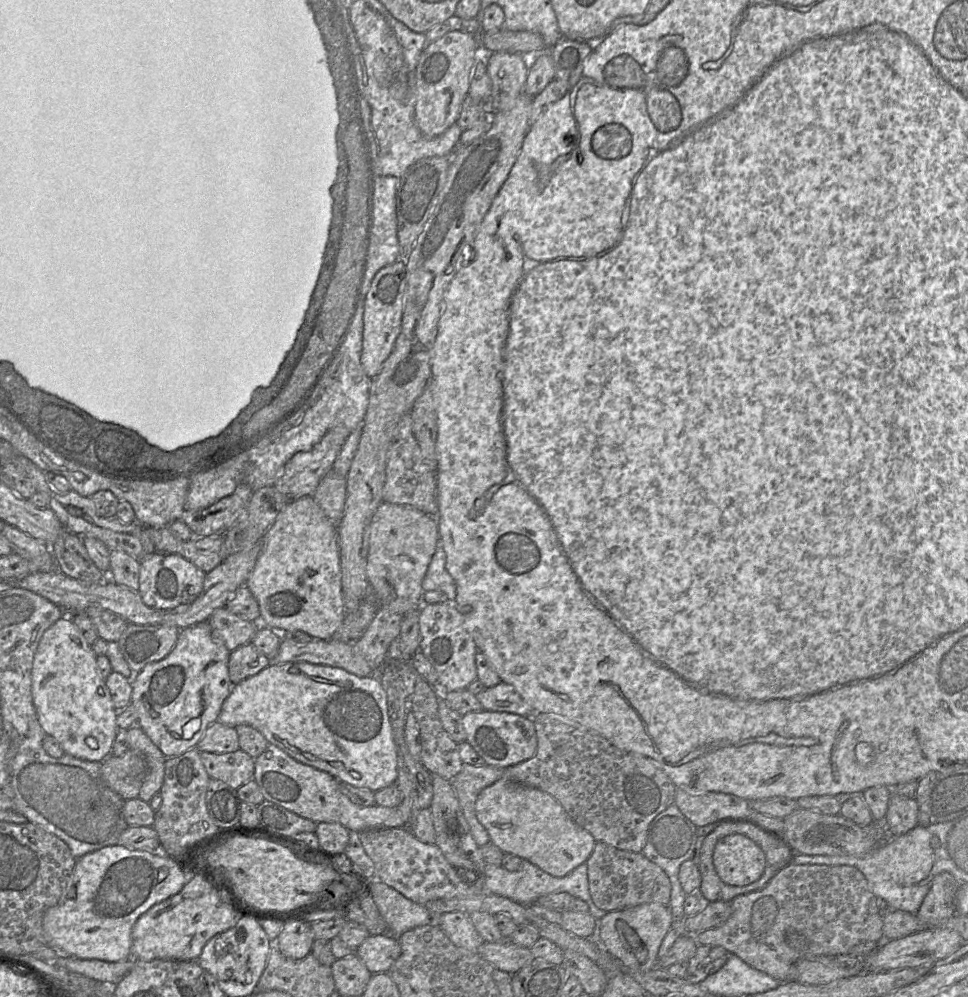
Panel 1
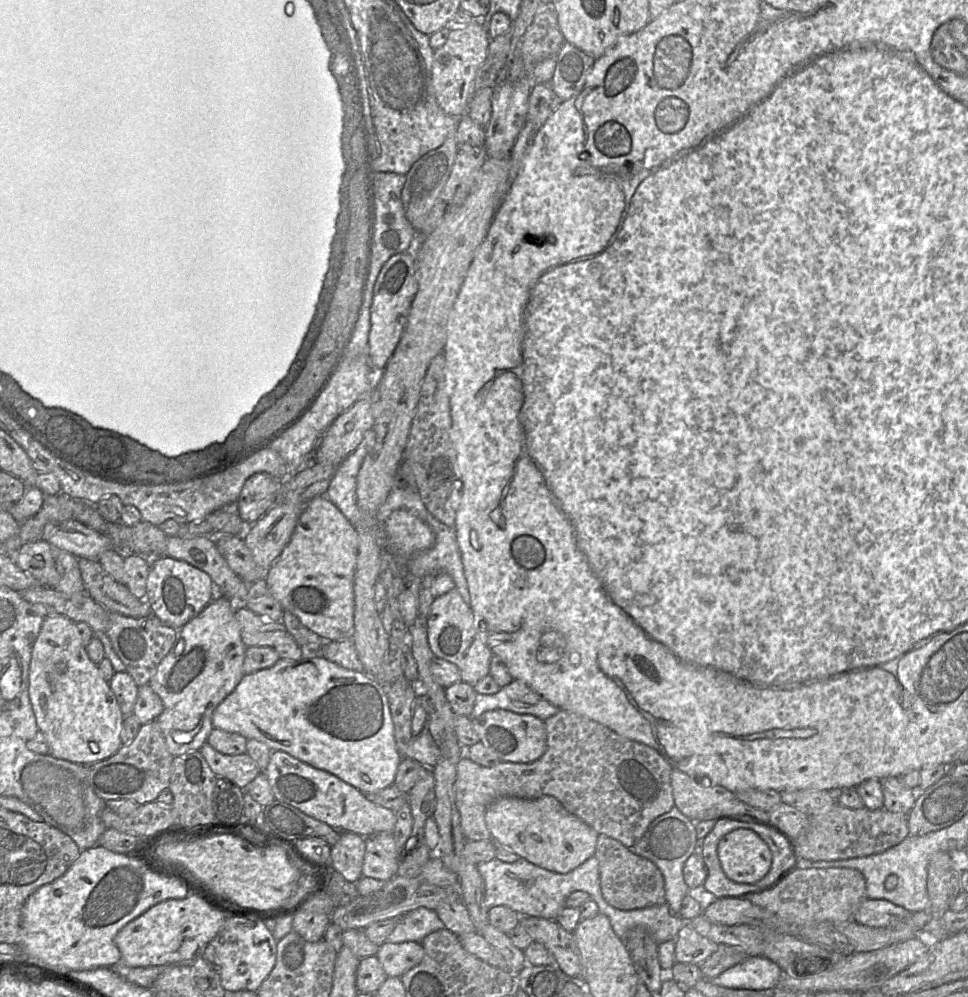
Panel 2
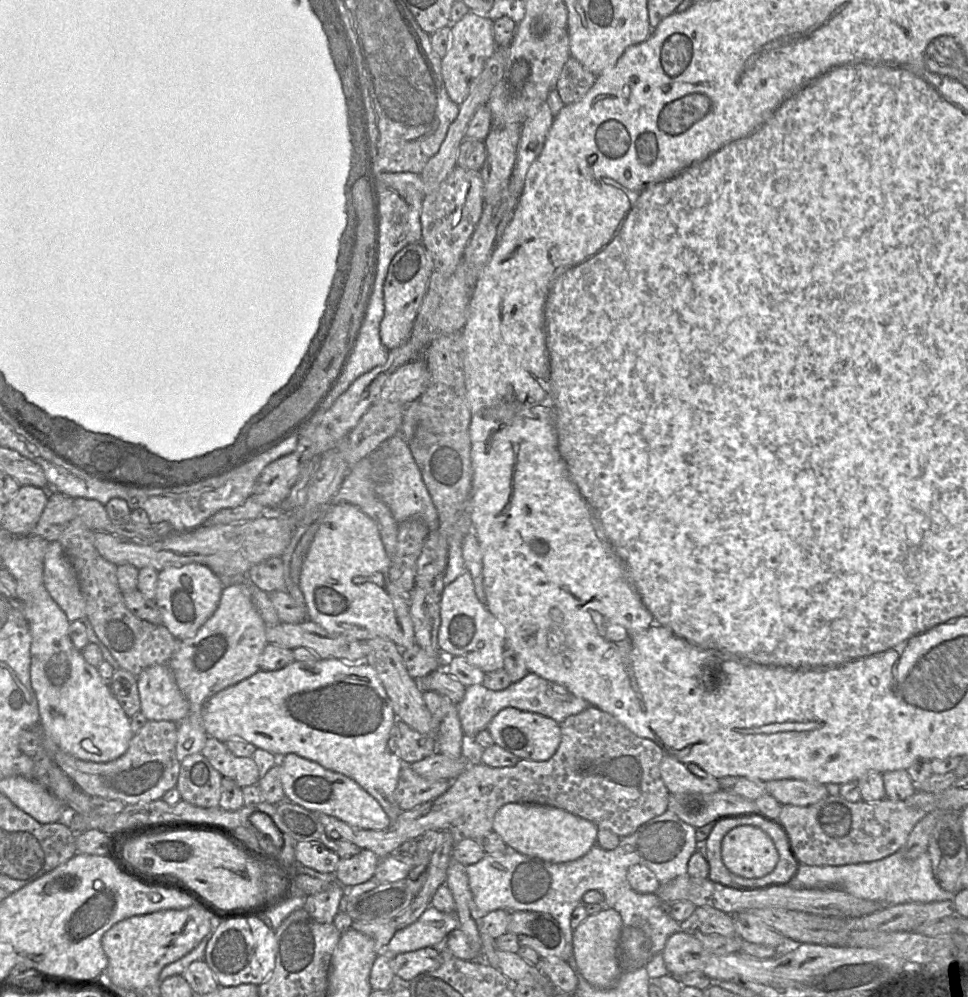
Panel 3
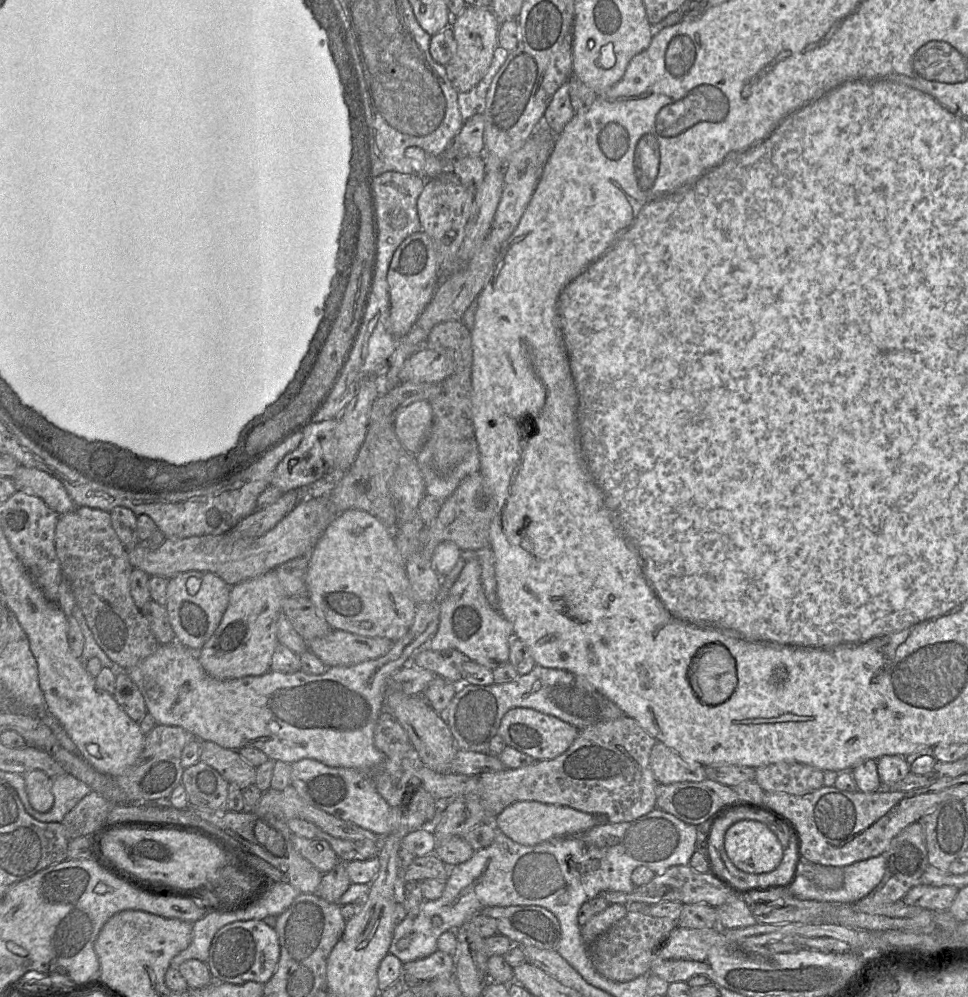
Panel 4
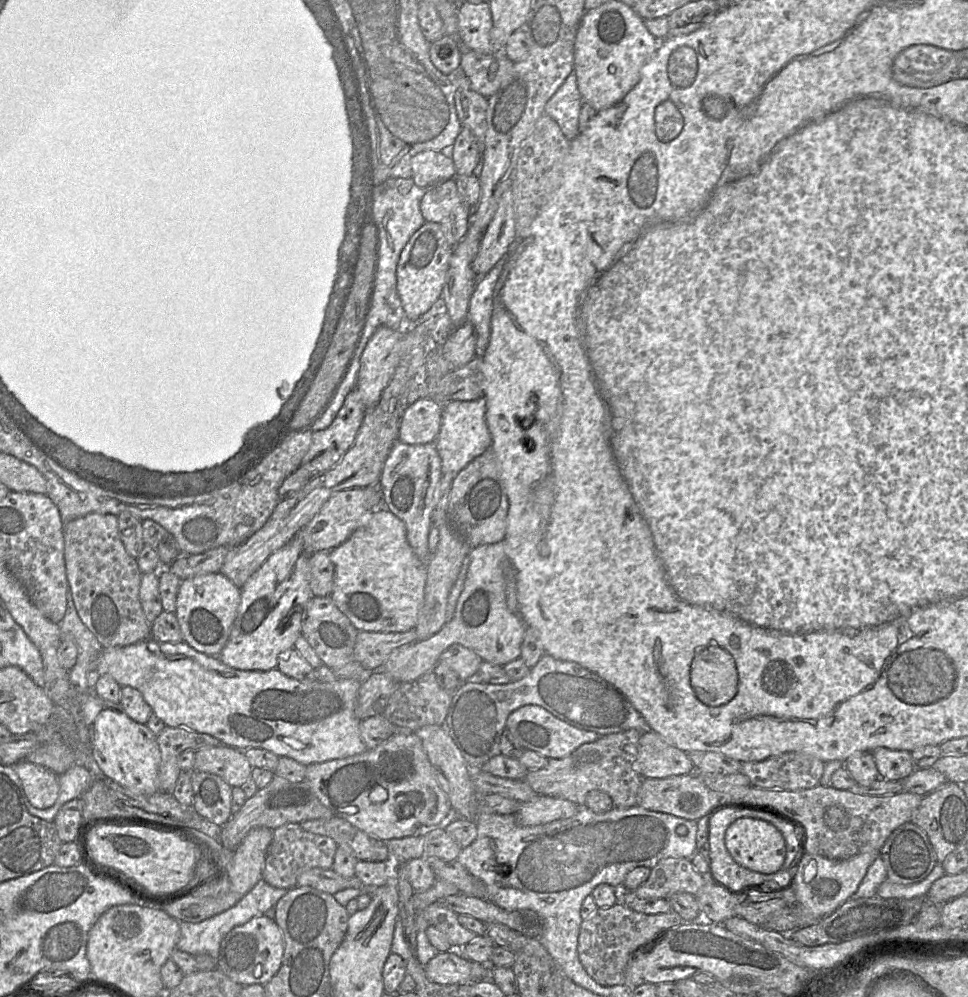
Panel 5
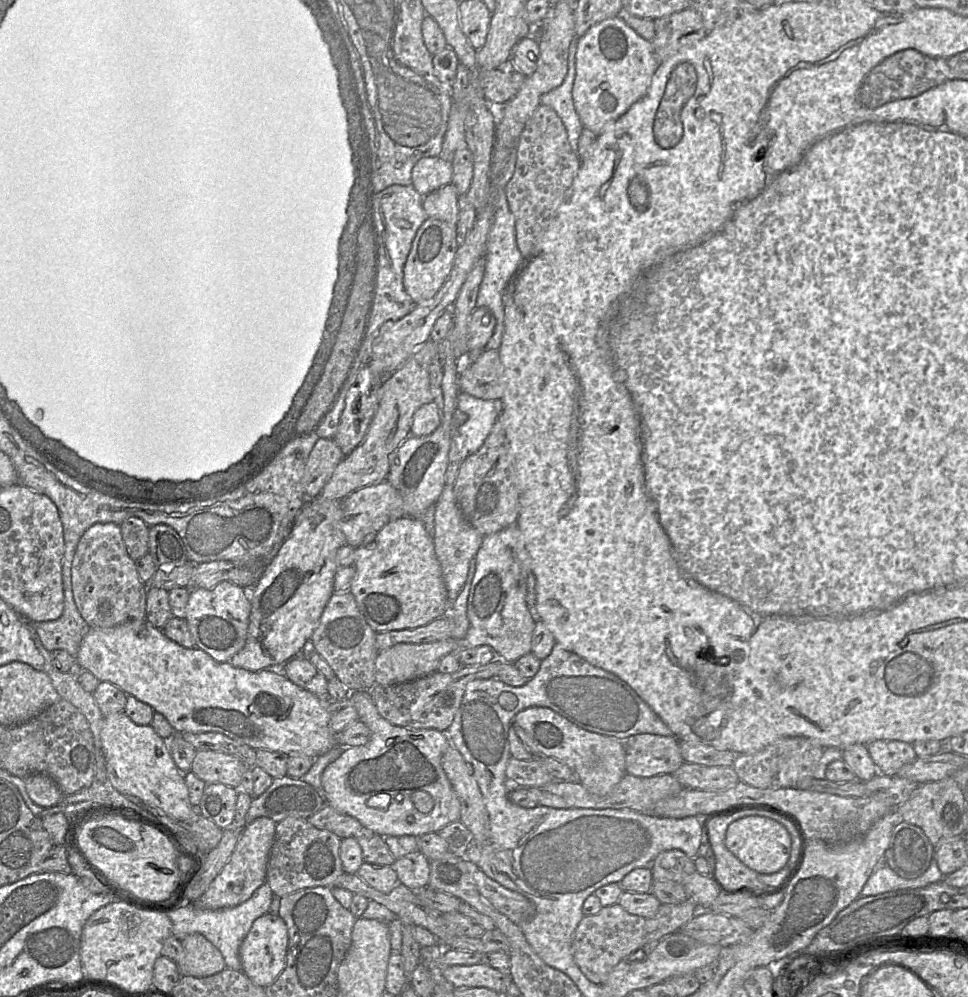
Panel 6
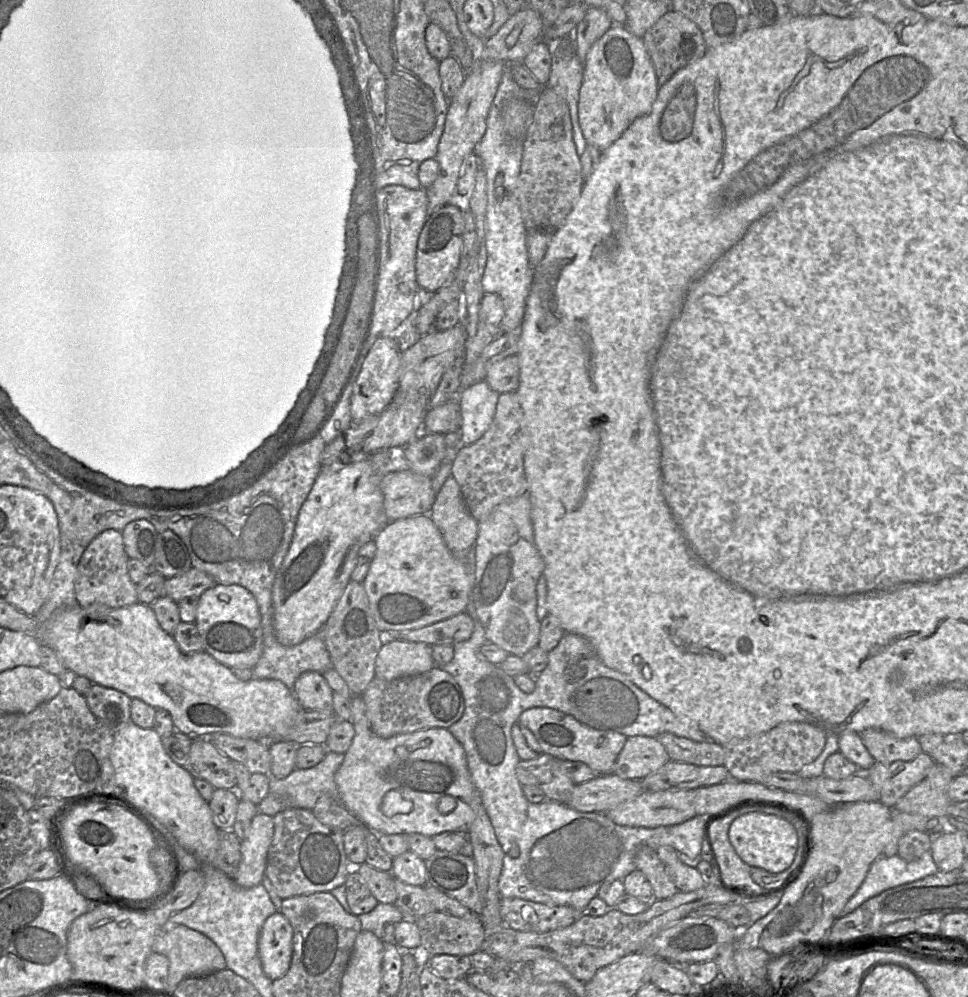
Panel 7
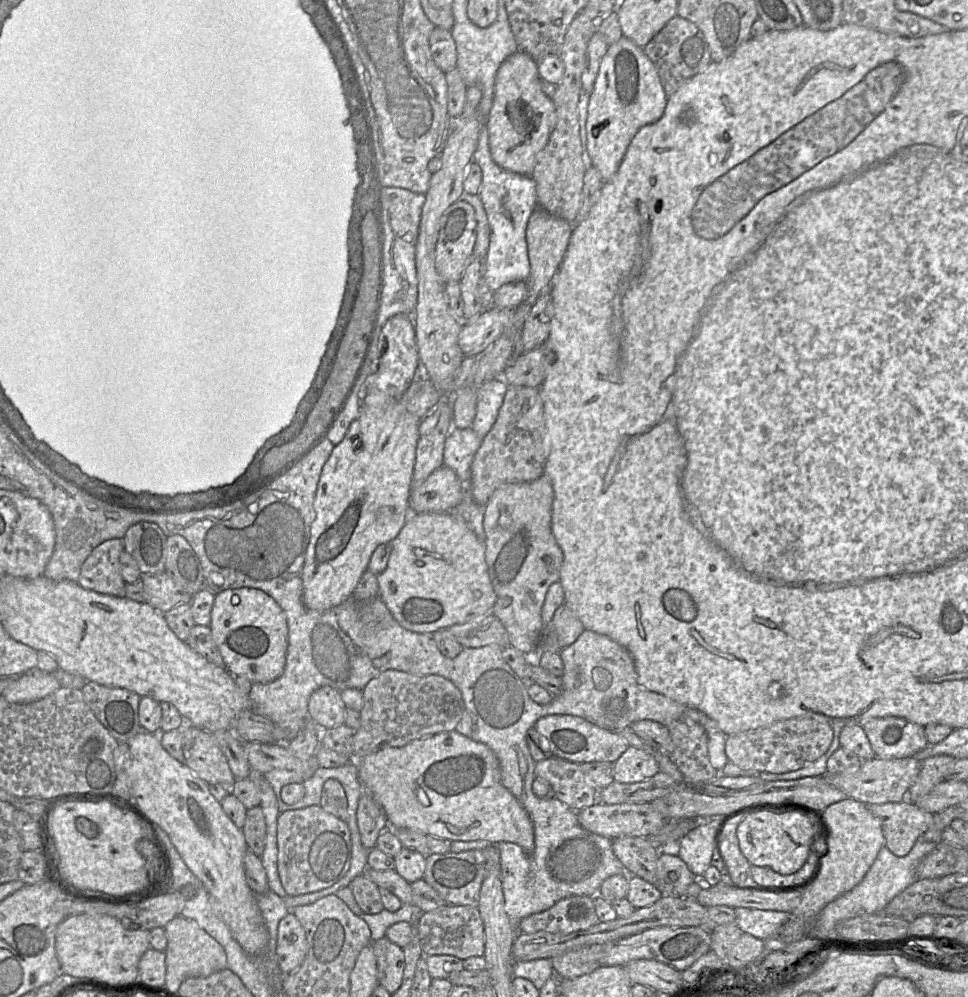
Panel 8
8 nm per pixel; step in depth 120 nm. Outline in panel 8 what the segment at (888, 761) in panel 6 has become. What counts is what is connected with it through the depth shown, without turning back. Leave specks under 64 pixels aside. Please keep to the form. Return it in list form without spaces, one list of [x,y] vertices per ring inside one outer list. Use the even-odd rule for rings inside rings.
[[[872,718],[860,725],[880,759],[913,757],[928,745],[925,727],[904,718]]]

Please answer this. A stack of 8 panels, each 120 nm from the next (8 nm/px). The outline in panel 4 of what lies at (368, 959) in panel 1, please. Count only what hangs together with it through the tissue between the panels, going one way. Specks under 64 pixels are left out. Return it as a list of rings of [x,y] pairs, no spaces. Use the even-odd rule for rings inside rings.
[[[440,950],[426,958],[403,964],[403,975],[409,979],[430,981],[440,976],[453,975],[455,959]]]

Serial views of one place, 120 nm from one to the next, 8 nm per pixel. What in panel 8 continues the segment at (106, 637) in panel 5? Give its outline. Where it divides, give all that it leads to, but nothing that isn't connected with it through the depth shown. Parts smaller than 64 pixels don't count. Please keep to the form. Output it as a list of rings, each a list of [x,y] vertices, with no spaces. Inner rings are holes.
[[[109,539],[96,546],[81,566],[77,583],[84,589],[115,597],[125,597],[119,556],[122,539]]]

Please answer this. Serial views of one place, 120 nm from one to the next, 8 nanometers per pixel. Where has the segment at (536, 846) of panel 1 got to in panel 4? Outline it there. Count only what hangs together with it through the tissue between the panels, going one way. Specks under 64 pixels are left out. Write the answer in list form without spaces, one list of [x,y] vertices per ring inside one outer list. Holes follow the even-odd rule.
[[[516,801],[506,807],[494,820],[494,825],[511,840],[526,846],[534,846],[553,838],[585,832],[595,825],[594,815],[568,806],[542,803],[538,801]]]

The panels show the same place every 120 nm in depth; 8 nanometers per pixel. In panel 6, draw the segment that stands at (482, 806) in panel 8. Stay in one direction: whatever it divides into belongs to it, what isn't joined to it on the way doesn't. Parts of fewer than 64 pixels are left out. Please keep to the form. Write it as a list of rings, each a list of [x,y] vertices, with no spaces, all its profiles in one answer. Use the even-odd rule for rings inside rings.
[[[350,691],[350,701],[358,712],[359,721],[369,728],[371,736],[365,745],[344,748],[342,755],[324,770],[321,782],[326,803],[356,818],[382,837],[419,837],[459,821],[460,801],[441,763],[444,752],[451,745],[448,735],[435,729],[408,729],[391,724],[378,712],[370,691]]]

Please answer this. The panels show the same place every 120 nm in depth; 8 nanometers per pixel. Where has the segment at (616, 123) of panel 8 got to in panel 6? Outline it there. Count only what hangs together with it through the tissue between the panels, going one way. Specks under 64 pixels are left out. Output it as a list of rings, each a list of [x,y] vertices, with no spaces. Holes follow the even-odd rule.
[[[620,16],[603,20],[589,28],[578,39],[576,78],[573,86],[574,106],[584,128],[598,136],[613,125],[634,103],[645,97],[658,66],[651,41],[641,37]]]

